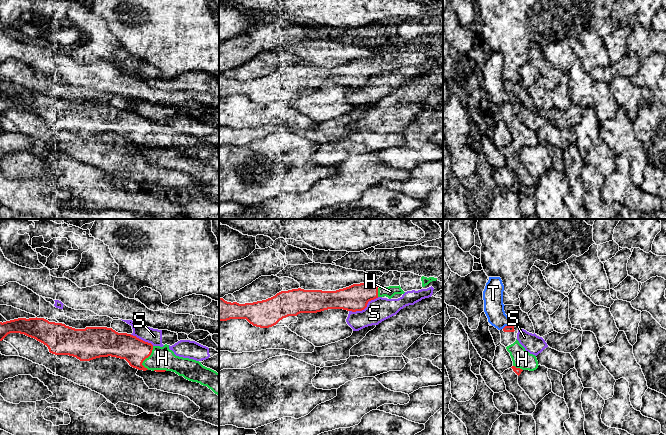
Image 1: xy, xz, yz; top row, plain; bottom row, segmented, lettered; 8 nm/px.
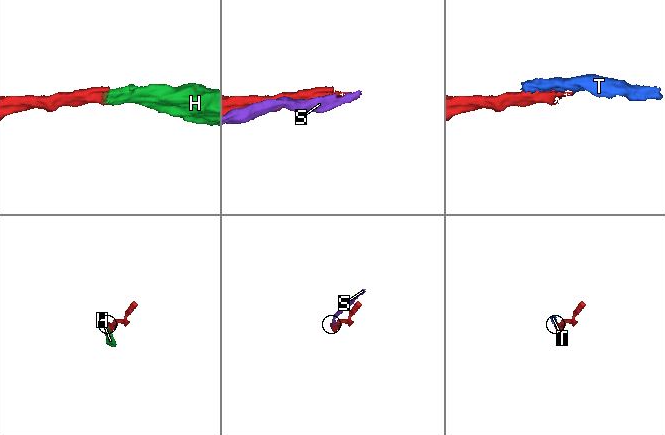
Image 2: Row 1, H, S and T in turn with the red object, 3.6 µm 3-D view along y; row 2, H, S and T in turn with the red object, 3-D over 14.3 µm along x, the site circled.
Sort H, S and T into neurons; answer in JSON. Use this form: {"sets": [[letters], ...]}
{"sets": [["H"], ["S"], ["T"]]}

